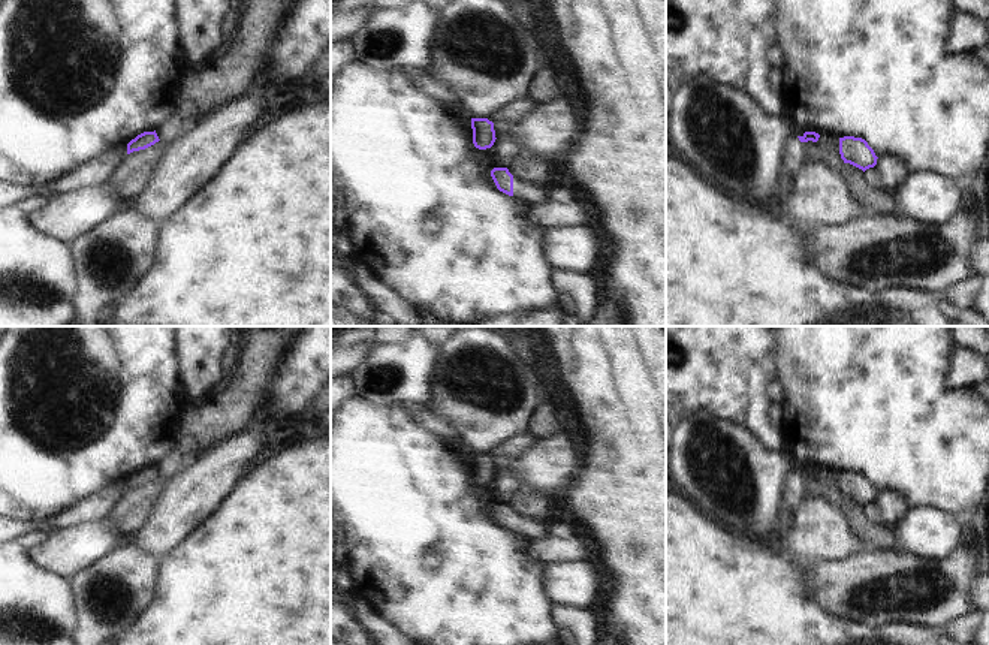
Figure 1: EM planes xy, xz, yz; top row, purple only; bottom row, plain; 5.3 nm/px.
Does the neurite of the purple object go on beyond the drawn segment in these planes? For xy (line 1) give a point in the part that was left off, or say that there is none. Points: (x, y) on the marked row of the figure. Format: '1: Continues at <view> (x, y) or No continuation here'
1: No continuation here.

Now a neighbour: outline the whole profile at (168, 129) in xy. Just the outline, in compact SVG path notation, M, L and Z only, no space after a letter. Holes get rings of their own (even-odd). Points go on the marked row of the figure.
M174 111L166 120L156 127L159 139L165 144L172 144L181 133L181 120L177 111Z

